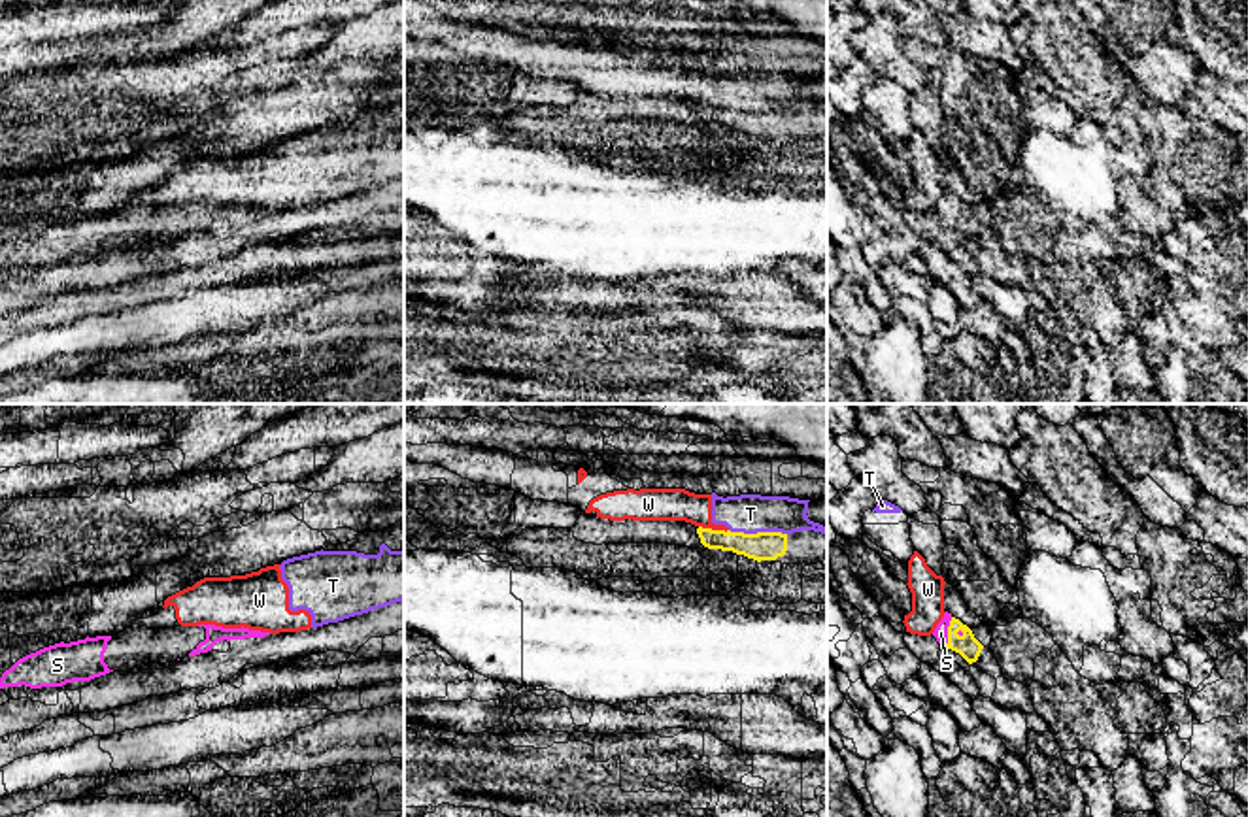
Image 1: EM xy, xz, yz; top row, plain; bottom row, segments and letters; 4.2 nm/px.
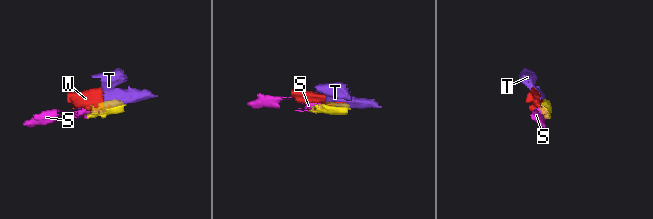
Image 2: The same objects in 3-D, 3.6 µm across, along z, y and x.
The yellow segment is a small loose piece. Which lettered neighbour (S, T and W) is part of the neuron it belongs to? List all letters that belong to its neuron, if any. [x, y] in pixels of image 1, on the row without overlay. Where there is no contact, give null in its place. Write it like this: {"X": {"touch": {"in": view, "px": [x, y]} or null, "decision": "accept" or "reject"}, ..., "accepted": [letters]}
{"S": {"touch": {"in": "yz", "px": [948, 210]}, "decision": "accept"}, "T": {"touch": {"in": "xz", "px": [758, 110]}, "decision": "reject"}, "W": {"touch": {"in": "xz", "px": [714, 108]}, "decision": "reject"}, "accepted": ["S"]}

